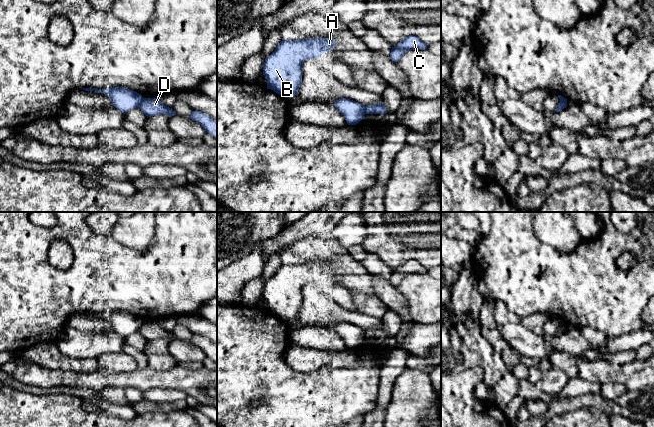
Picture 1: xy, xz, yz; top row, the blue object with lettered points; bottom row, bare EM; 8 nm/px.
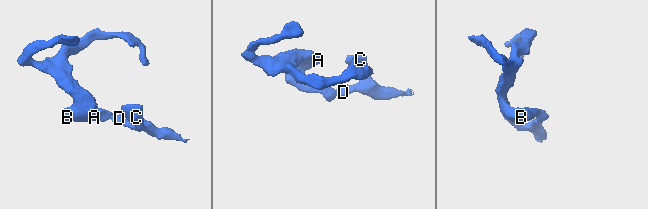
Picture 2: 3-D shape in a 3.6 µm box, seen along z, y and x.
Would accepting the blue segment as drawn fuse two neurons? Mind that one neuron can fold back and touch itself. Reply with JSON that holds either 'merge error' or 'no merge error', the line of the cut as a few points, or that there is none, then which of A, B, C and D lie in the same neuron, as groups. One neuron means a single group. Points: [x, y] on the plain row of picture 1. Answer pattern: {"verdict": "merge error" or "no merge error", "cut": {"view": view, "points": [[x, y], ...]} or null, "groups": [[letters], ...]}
{"verdict": "merge error", "cut": {"view": "xy", "points": [[143, 322], [138, 330]]}, "groups": [["A", "B"], ["C", "D"]]}

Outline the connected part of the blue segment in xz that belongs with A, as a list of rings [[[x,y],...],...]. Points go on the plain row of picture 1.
[[[305,262],[283,264],[275,275],[266,282],[263,299],[267,303],[267,313],[285,322],[296,320],[302,306],[302,288],[333,273],[333,262]]]

